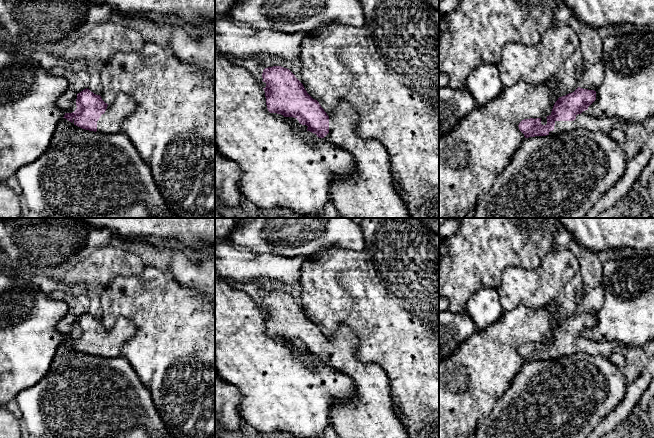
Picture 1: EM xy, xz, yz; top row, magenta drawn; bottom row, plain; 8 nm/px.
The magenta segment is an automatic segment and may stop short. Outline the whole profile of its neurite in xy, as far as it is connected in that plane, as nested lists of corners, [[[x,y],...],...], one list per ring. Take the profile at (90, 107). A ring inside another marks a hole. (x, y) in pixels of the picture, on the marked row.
[[[86,88],[77,94],[76,106],[74,112],[65,113],[63,118],[85,130],[119,133],[124,120],[135,111],[137,99],[119,93],[112,103],[107,104],[100,95]]]

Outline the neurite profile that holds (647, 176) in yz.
[[[654,152],[629,193],[597,218],[654,218]]]

